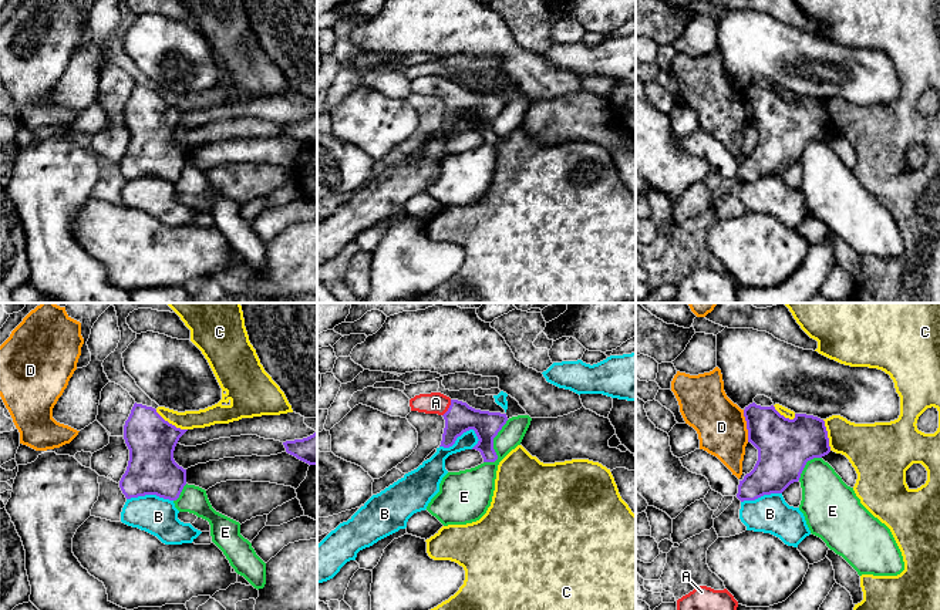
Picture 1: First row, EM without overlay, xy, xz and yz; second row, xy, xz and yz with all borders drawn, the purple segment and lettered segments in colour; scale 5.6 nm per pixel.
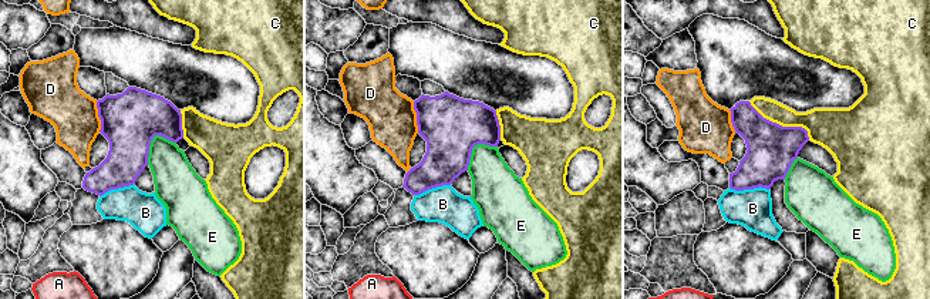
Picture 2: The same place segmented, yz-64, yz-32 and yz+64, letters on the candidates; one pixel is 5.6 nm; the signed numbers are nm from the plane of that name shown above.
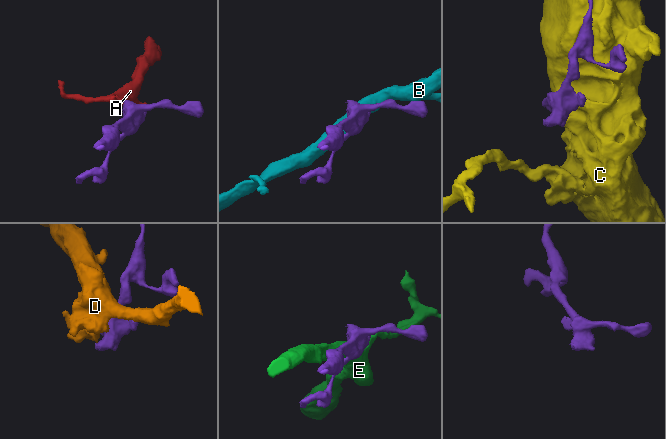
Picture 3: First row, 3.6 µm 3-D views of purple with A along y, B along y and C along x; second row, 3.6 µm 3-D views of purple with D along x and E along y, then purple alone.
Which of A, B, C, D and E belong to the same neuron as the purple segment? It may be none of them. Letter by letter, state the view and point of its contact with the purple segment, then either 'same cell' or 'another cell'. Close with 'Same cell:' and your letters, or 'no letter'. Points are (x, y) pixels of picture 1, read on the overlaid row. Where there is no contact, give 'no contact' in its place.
A: xz (448, 408) | same cell
B: xz (460, 435) | another cell
C: xy (171, 424) | another cell
D: yz (747, 425) | another cell
E: xz (492, 445) | another cell
Same cell: A

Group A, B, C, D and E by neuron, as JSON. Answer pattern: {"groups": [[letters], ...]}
{"groups": [["A"], ["B"], ["C"], ["D"], ["E"]]}

